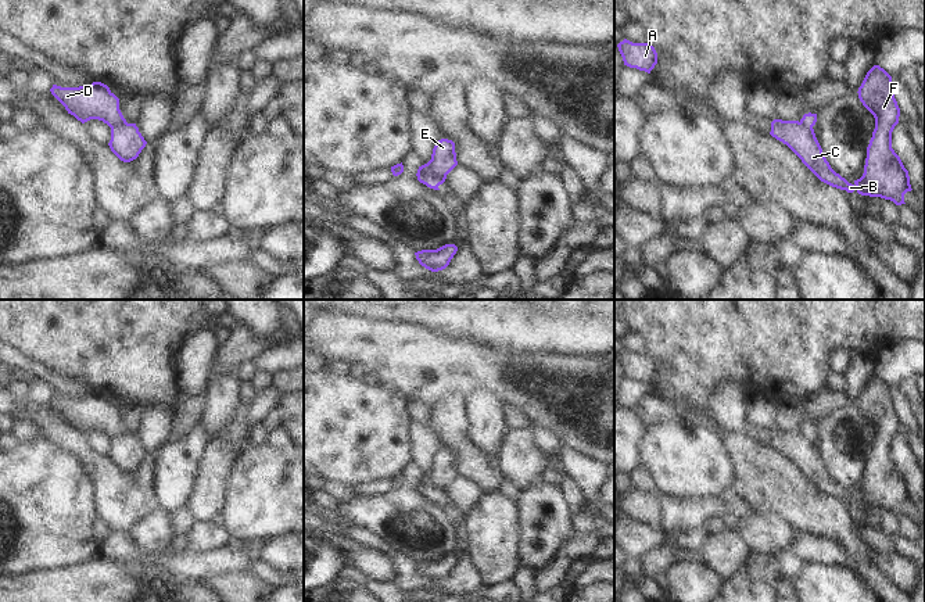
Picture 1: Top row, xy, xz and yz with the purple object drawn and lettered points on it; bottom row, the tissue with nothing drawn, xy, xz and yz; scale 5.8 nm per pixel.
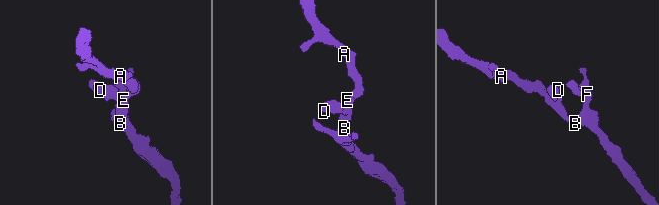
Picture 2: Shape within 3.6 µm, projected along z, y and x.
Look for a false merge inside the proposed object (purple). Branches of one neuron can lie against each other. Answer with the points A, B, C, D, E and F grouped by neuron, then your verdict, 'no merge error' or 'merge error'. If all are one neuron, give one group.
A B C E F / D; merge error

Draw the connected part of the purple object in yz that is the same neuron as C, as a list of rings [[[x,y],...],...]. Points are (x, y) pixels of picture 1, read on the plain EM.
[[[874,376],[857,404],[874,426],[875,440],[867,458],[864,484],[853,495],[831,479],[813,438],[804,438],[799,431],[774,430],[770,445],[786,455],[821,492],[847,504],[856,501],[861,506],[881,508],[896,516],[906,515],[904,505],[913,499],[908,481],[892,459],[892,442],[900,427],[892,387]]]

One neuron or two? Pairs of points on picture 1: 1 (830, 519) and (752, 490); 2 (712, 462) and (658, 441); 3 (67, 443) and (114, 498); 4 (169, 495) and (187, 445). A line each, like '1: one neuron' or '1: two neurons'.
1: one neuron
2: one neuron
3: one neuron
4: one neuron

